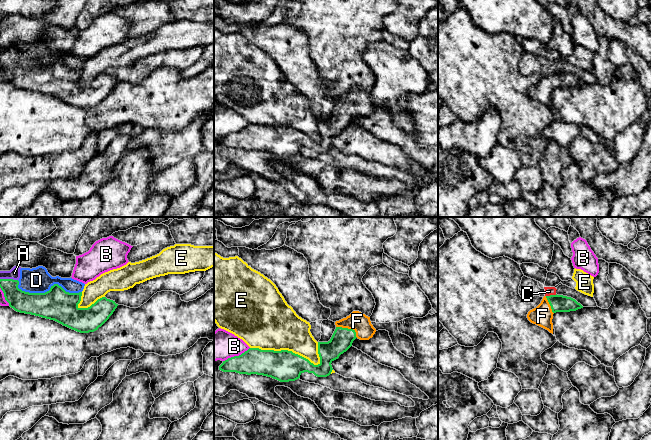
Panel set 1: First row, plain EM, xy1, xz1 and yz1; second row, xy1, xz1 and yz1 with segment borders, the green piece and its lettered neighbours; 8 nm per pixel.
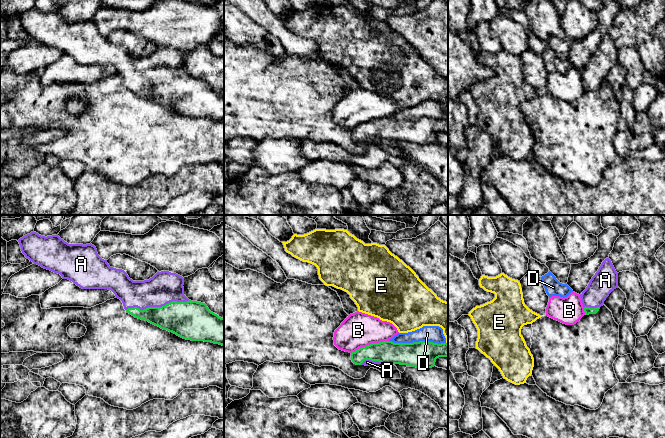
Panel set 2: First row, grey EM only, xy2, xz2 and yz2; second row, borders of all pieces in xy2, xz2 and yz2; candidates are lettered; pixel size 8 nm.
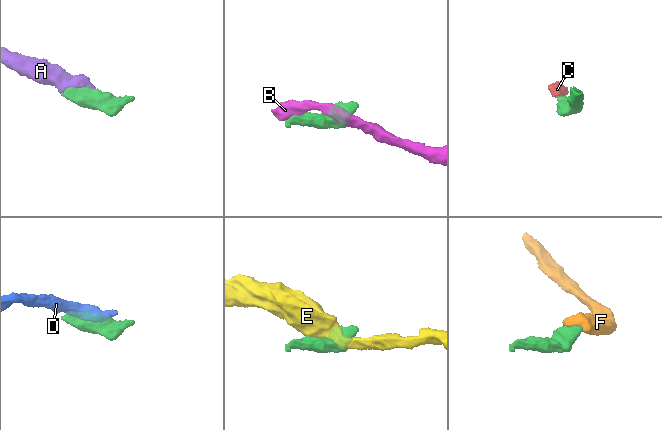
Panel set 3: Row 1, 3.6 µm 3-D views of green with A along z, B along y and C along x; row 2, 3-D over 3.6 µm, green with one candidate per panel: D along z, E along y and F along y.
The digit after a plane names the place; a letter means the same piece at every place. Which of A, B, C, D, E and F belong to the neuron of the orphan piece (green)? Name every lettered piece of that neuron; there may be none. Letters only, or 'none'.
A, F

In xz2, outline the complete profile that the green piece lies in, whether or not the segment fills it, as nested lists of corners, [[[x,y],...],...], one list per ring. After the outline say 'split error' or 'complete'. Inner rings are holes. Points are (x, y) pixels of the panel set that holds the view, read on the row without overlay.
[[[383,117],[361,123],[351,129],[351,136],[356,141],[400,140],[419,145],[434,143],[439,133],[448,133],[447,119]]]; split error

